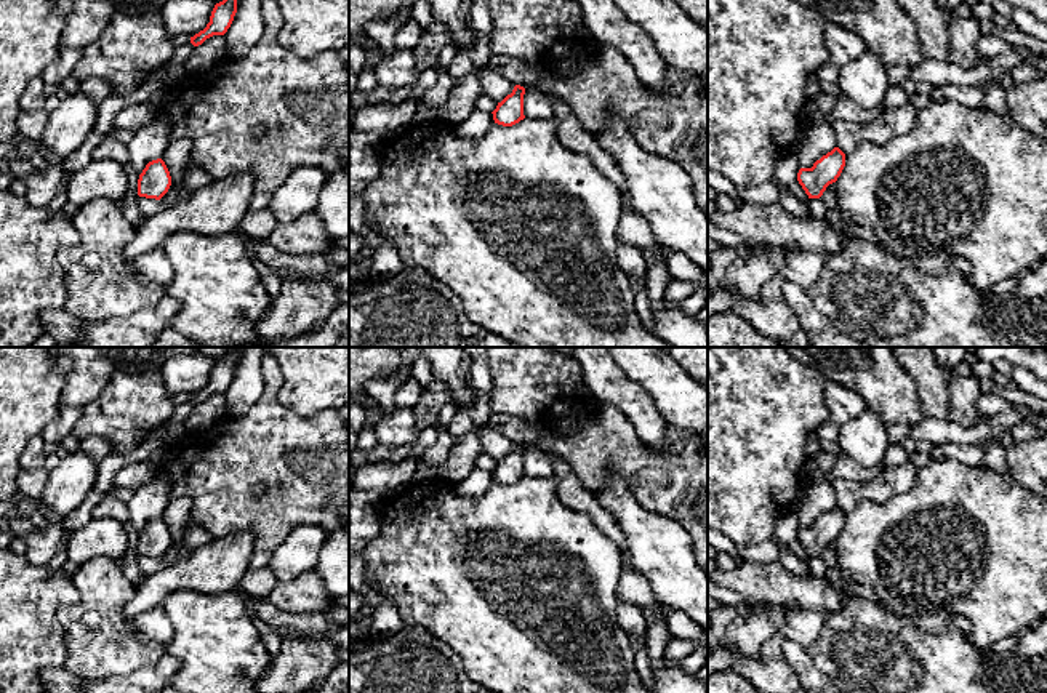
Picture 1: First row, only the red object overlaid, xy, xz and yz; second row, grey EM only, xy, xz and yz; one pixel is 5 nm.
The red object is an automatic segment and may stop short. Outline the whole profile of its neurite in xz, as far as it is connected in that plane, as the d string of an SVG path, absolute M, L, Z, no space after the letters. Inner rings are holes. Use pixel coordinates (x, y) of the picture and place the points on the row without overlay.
M515 443L512 451L507 453L501 461L498 461L496 467L491 471L495 482L512 485L524 479L524 453L525 447Z

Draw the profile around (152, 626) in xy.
M162 605L142 613L134 619L138 637L144 642L157 642L166 645L174 635L173 624L170 623Z

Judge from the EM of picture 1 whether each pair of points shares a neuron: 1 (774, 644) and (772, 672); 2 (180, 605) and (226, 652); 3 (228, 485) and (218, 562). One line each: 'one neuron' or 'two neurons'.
1: one neuron
2: one neuron
3: two neurons

